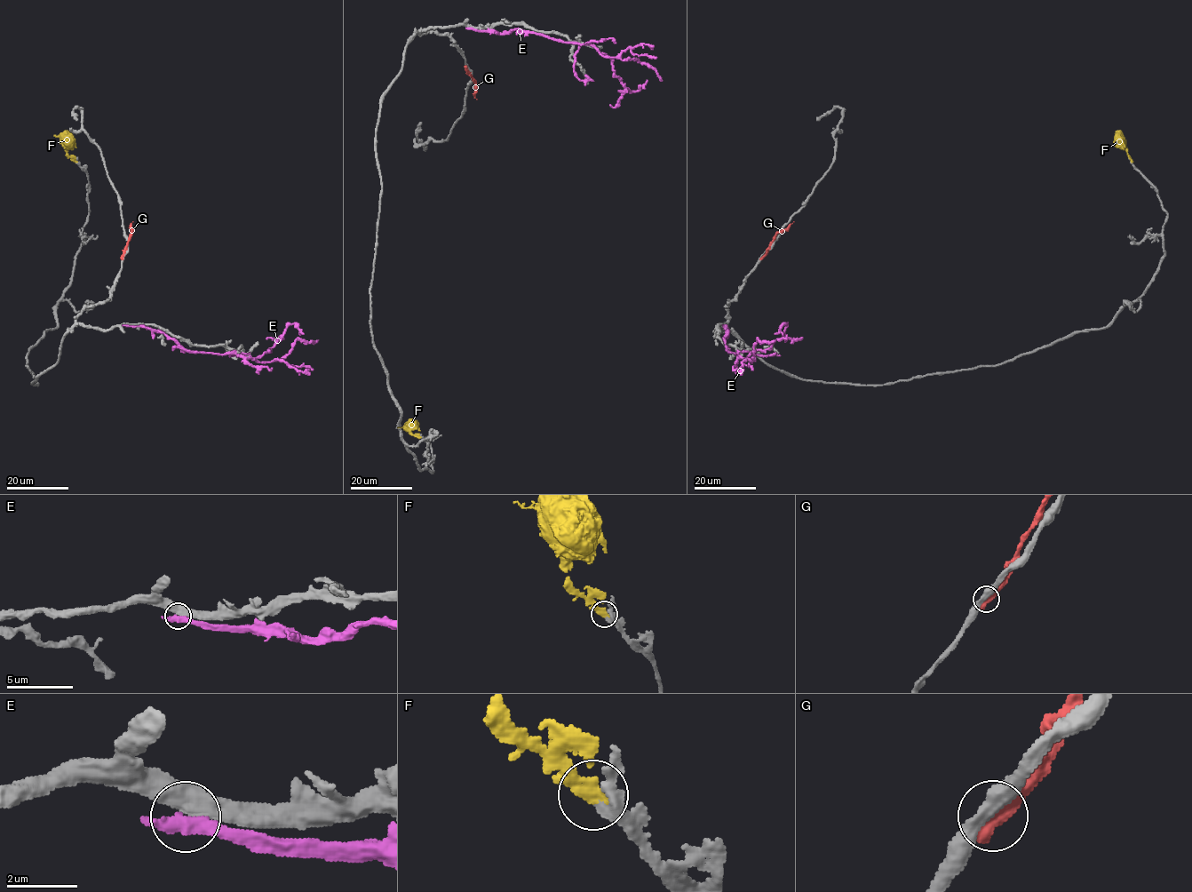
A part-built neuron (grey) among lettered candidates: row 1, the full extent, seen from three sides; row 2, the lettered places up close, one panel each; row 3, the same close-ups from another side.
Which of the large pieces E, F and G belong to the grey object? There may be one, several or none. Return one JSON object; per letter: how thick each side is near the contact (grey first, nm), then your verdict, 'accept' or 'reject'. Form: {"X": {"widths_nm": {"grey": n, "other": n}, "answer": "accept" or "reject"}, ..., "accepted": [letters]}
{"E": {"widths_nm": {"grey": 550, "other": 480}, "answer": "reject"}, "F": {"widths_nm": {"grey": 280, "other": 400}, "answer": "accept"}, "G": {"widths_nm": {"grey": 360, "other": 650}, "answer": "reject"}, "accepted": ["F"]}

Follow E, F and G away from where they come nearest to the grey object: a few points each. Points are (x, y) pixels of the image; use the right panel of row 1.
E: (722, 324), (727, 330), (725, 346), (739, 358), (768, 349), (782, 337), (785, 324), (774, 334)
F: (1132, 161), (1123, 136), (1117, 131)
G: (762, 257), (775, 235), (794, 221)

